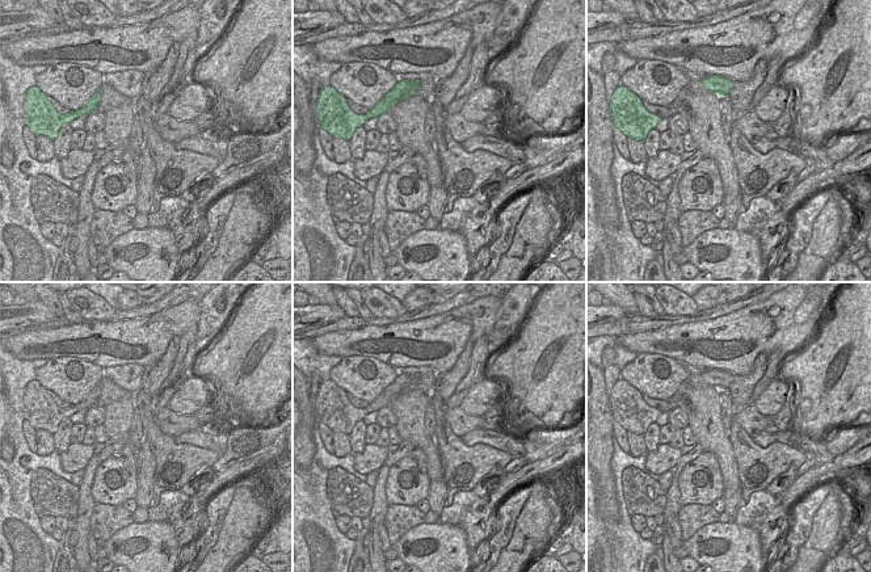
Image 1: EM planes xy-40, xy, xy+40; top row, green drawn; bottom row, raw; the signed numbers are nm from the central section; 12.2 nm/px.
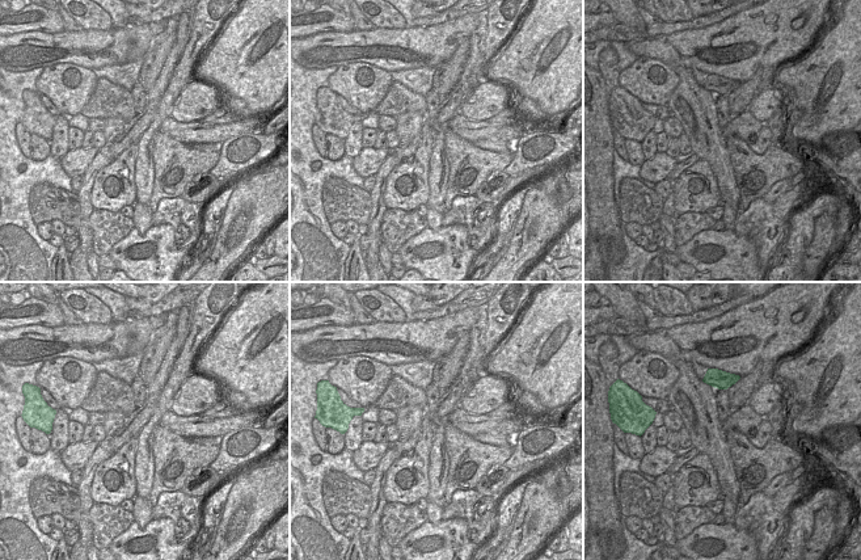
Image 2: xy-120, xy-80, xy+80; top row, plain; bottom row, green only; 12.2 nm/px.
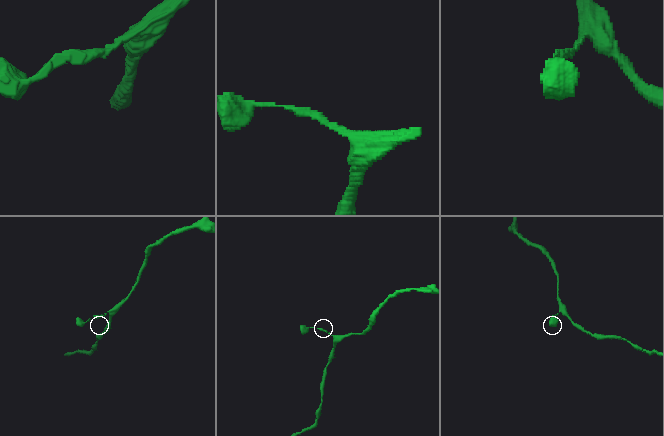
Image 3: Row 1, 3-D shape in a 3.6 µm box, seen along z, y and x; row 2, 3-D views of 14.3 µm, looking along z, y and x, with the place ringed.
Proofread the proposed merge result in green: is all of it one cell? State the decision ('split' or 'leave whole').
leave whole

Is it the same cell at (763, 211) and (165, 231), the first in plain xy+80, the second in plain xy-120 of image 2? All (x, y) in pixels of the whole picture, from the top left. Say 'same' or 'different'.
different

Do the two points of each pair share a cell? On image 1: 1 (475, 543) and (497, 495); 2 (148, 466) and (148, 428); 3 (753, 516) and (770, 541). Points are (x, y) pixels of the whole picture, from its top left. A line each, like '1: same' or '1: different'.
1: different
2: different
3: same

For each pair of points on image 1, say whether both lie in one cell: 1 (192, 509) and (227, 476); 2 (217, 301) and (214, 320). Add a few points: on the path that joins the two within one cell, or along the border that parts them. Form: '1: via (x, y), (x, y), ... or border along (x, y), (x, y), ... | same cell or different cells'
1: border along (190, 496), (196, 496), (203, 504) | different cells
2: via (217, 306), (214, 315) | same cell

